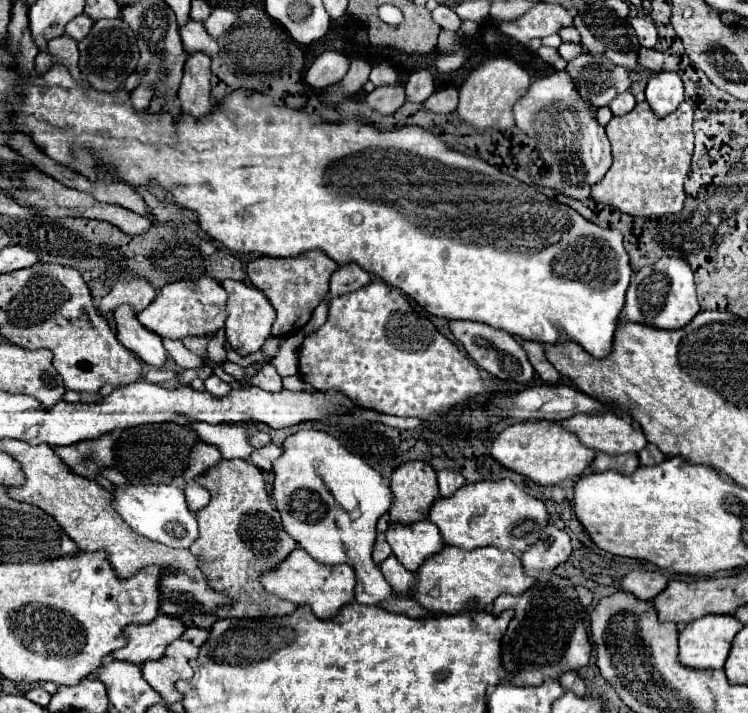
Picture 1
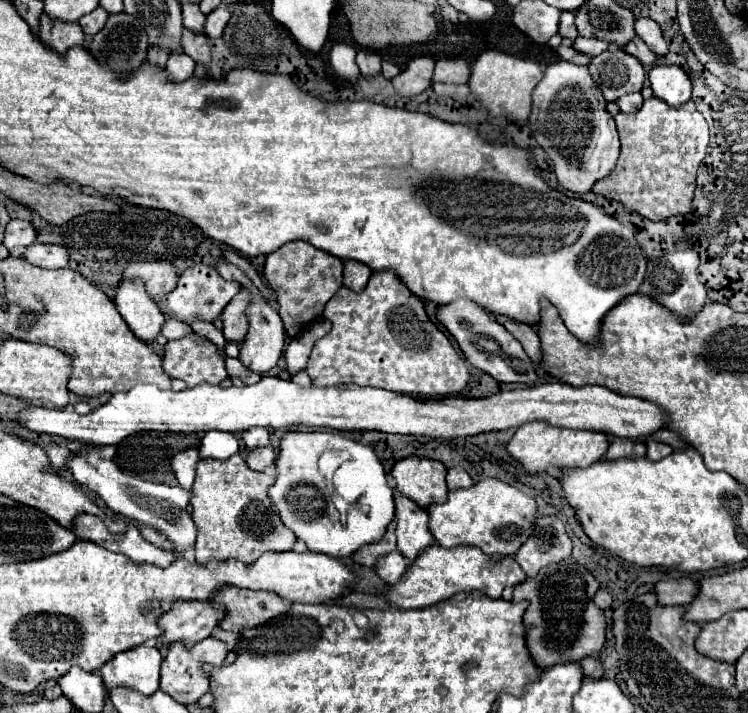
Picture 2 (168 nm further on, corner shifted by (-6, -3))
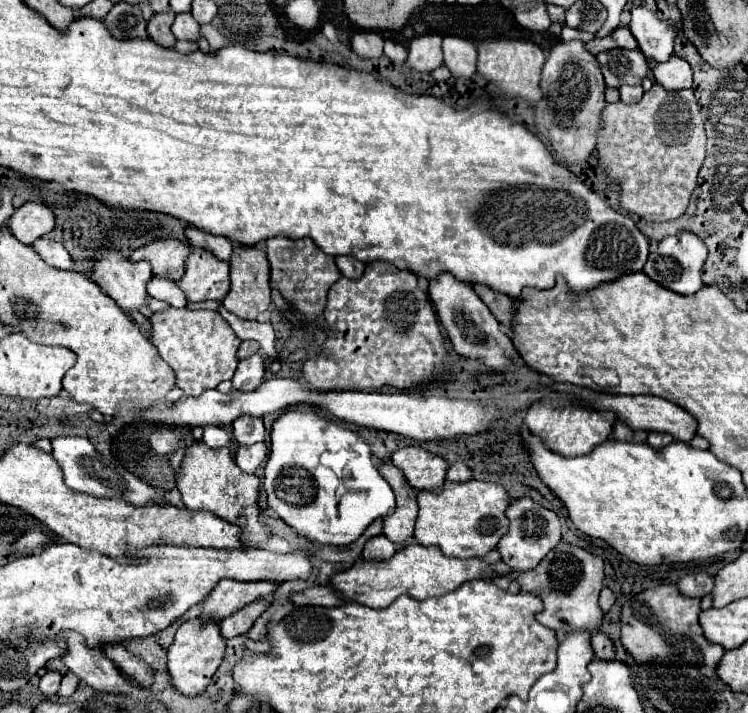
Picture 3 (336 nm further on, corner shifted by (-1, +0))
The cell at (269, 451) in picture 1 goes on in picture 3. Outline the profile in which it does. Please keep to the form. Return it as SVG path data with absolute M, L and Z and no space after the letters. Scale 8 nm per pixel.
M263 442L251 446L239 446L235 452L237 466L247 474L255 474L255 470L265 462L265 458L267 458L267 446Z

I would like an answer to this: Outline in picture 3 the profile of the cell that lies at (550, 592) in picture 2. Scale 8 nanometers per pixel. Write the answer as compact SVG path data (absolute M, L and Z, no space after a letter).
M559 542L541 562L537 568L521 572L517 576L517 582L523 592L533 592L543 598L545 610L537 620L555 630L559 642L561 638L571 632L571 630L597 630L603 620L603 612L597 604L599 592L603 588L603 560L599 556L589 554L587 550L569 544L569 542Z

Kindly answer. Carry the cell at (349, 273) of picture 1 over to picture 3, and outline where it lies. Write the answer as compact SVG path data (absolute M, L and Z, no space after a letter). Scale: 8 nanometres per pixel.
M335 256L335 262L337 262L341 274L347 278L359 278L365 270L365 264L353 256Z

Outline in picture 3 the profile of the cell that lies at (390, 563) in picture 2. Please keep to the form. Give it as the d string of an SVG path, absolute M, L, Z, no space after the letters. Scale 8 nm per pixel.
M375 536L373 540L367 540L363 548L363 560L387 560L397 552L395 544L387 540L387 536Z

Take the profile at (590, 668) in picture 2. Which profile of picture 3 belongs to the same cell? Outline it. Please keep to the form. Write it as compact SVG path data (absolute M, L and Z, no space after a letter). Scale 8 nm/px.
M603 632L593 634L593 650L595 650L595 658L601 658L601 660L613 660L615 658L613 640Z

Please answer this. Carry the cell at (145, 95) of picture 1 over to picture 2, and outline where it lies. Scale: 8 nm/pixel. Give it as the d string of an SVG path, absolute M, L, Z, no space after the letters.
M180 53L180 55L170 55L170 57L168 57L164 71L166 71L166 75L168 75L168 81L172 81L172 83L182 83L182 81L186 81L188 77L192 77L194 67L196 67L196 63L192 63L192 59L190 59L188 55Z

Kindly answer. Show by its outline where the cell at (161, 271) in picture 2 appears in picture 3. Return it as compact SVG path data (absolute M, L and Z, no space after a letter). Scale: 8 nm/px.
M159 238L159 240L153 240L151 244L145 244L143 248L137 248L129 258L135 262L147 260L153 266L155 276L163 276L177 282L185 274L185 260L189 252L191 252L191 246L187 246L181 240Z

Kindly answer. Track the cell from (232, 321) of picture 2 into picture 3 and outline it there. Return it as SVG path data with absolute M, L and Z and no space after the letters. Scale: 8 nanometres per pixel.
M237 246L233 248L231 260L231 290L223 298L223 304L229 312L237 314L243 320L255 320L261 310L265 312L271 306L271 284L269 284L269 262L263 250L249 248L249 246Z

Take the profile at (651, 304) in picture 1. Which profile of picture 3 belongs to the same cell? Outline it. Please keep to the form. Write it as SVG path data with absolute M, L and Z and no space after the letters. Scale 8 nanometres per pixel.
M679 232L675 236L665 236L657 250L653 254L649 254L647 264L643 268L643 272L655 280L657 284L661 284L663 288L669 288L673 292L679 294L693 294L703 286L701 280L701 266L707 258L707 246L703 240L699 240L697 234L693 232Z

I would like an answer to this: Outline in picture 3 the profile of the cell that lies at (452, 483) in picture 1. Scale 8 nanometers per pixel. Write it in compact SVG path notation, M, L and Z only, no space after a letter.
M463 462L451 464L449 470L447 470L447 480L449 480L449 482L467 482L467 480L471 480L471 470L469 470L469 466L463 464Z

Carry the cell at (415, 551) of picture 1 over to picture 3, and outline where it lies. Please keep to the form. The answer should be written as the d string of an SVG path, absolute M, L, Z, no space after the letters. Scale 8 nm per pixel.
M383 462L379 466L381 476L391 484L397 508L393 514L383 518L383 534L397 546L403 546L413 538L413 528L417 520L417 490L411 488L403 476L403 472L391 462Z

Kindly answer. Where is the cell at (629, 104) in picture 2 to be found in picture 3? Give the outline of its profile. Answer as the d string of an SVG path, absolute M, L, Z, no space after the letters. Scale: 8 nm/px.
M621 86L619 92L621 92L621 100L627 102L627 104L633 104L643 96L643 88L641 86Z

